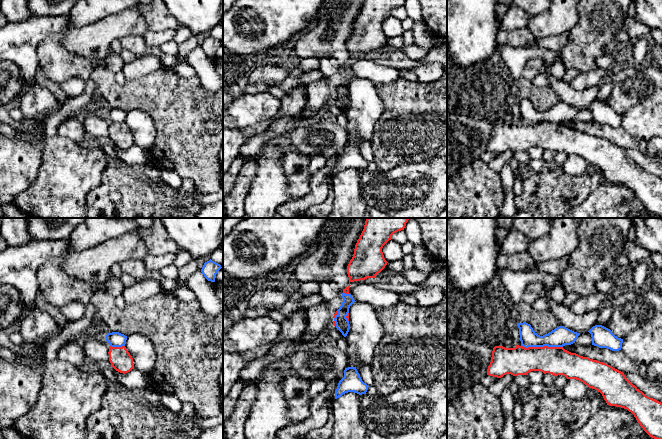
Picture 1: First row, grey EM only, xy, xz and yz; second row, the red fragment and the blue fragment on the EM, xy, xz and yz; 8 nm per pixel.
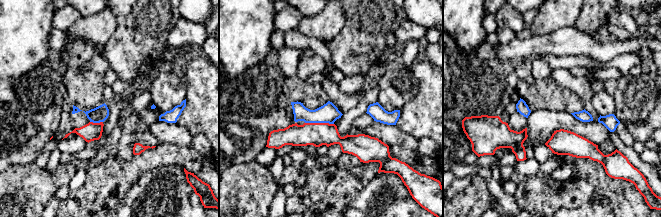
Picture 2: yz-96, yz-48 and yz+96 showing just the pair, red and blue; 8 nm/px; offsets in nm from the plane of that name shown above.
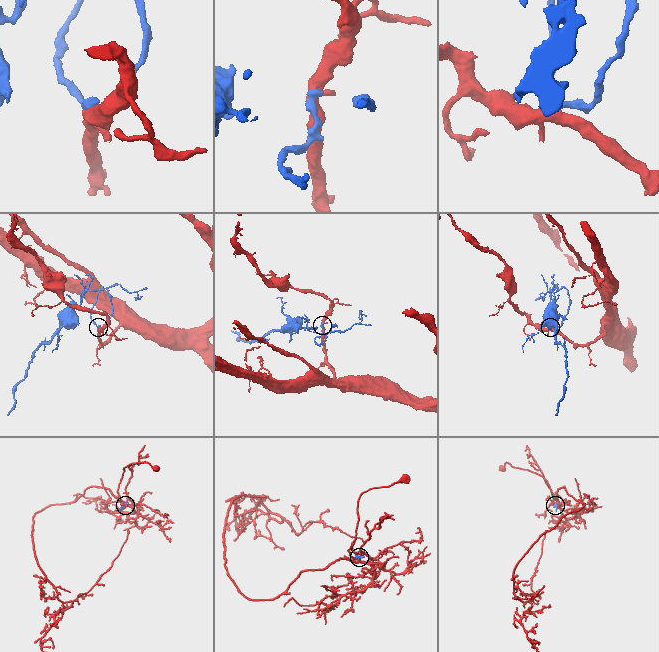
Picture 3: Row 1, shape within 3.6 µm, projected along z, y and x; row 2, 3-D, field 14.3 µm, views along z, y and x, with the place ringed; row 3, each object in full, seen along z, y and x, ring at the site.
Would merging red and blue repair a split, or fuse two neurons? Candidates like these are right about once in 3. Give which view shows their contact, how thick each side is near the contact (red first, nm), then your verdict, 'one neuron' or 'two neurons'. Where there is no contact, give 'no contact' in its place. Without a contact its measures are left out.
meets red in yz; 220 nm thick on the red side, 160 nm on the other; two neurons

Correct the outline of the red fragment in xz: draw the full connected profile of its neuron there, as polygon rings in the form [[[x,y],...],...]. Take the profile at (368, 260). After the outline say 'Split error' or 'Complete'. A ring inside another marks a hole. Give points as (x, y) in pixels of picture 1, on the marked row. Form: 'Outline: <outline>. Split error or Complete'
Outline: [[[367,218],[364,229],[355,245],[354,254],[347,266],[349,286],[343,293],[350,294],[350,283],[375,278],[385,266],[382,248],[392,239],[392,235],[404,230],[411,218]]]. Complete

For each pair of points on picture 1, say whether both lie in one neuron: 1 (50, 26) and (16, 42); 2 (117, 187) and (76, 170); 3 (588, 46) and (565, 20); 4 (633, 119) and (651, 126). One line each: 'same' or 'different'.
1: same
2: different
3: different
4: same

